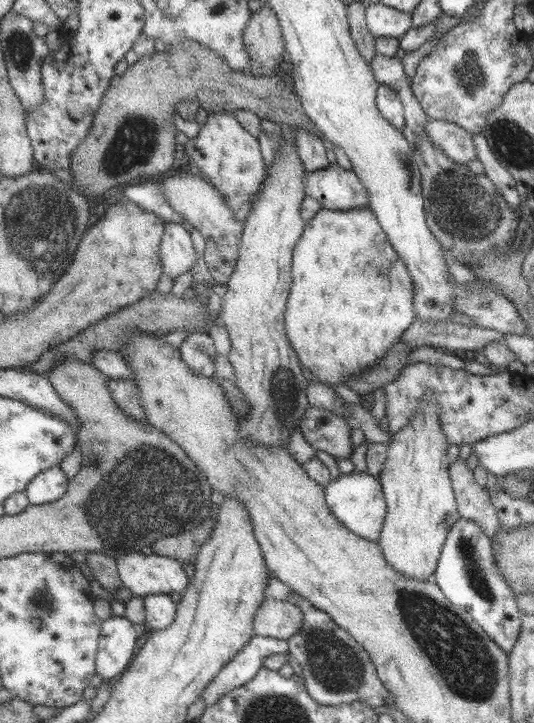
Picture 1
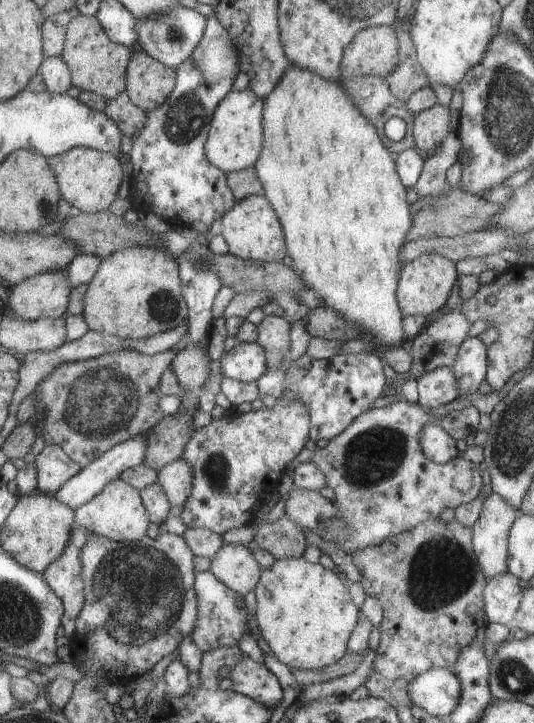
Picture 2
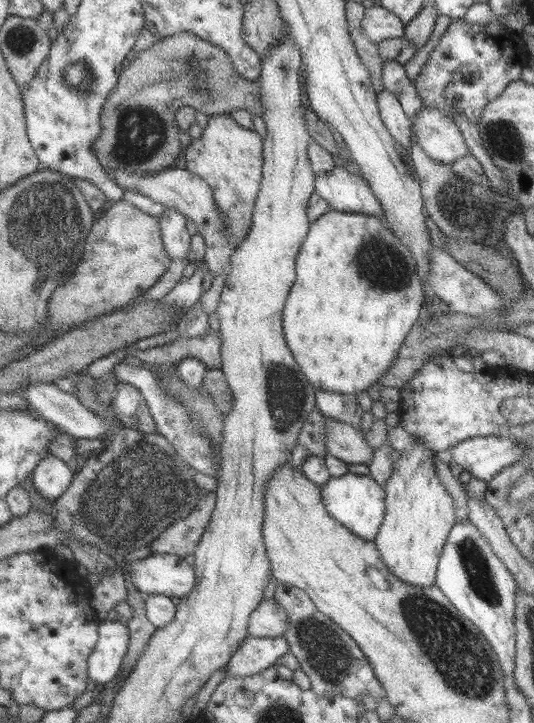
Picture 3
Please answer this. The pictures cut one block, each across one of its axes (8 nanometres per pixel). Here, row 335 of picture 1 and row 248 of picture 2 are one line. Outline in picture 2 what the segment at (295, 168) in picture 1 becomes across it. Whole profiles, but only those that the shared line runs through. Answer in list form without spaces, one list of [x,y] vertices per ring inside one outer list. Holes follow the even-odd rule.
[[[252,195],[243,198],[224,214],[223,237],[229,247],[229,253],[244,260],[256,262],[282,262],[287,252],[285,232],[274,207],[267,196]]]

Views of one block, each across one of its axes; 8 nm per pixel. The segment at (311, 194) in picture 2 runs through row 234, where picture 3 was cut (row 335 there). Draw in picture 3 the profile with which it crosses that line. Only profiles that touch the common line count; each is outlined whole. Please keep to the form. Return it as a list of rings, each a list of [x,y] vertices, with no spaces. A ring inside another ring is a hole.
[[[330,209],[311,223],[307,237],[302,243],[296,258],[296,280],[287,296],[283,312],[283,329],[287,345],[290,347],[300,370],[313,384],[315,390],[331,390],[340,394],[353,394],[366,392],[366,389],[376,379],[379,379],[384,371],[392,364],[397,350],[404,344],[406,335],[416,325],[421,311],[424,309],[426,293],[421,285],[419,274],[416,270],[416,261],[412,259],[412,253],[404,244],[398,241],[395,234],[385,225],[383,219],[371,214],[346,213]]]

